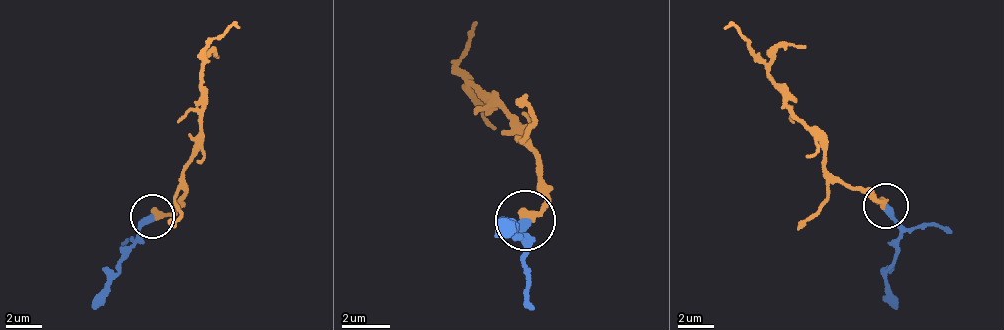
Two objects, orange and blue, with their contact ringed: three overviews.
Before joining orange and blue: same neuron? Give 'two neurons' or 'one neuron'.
one neuron

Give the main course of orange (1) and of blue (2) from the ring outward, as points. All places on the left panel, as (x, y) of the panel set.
1: (154, 215), (169, 214), (182, 199), (186, 173), (204, 110), (205, 51), (231, 25), (238, 28)
2: (154, 215), (133, 244), (110, 293), (93, 308)

